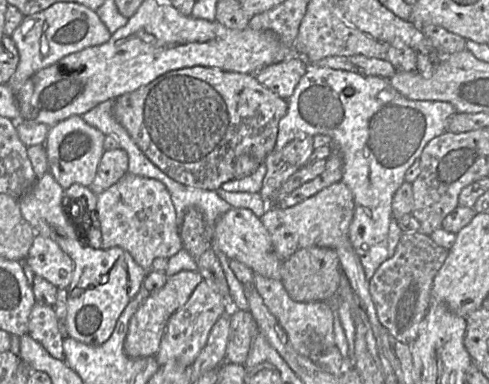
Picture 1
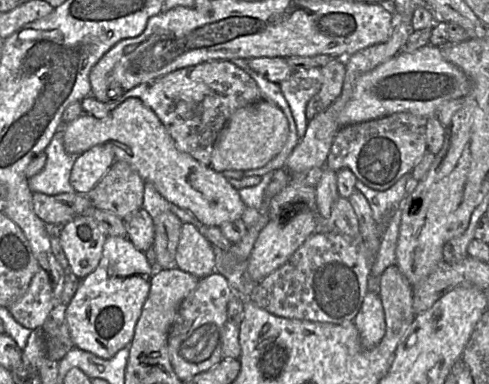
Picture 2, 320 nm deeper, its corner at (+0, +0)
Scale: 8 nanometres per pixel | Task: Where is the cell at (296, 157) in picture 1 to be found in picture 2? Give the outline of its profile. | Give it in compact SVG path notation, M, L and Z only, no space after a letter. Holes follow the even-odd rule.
M333 58L325 66L316 68L321 68L323 82L319 92L307 104L306 118L308 121L330 107L339 97L346 70L344 60L339 58Z

